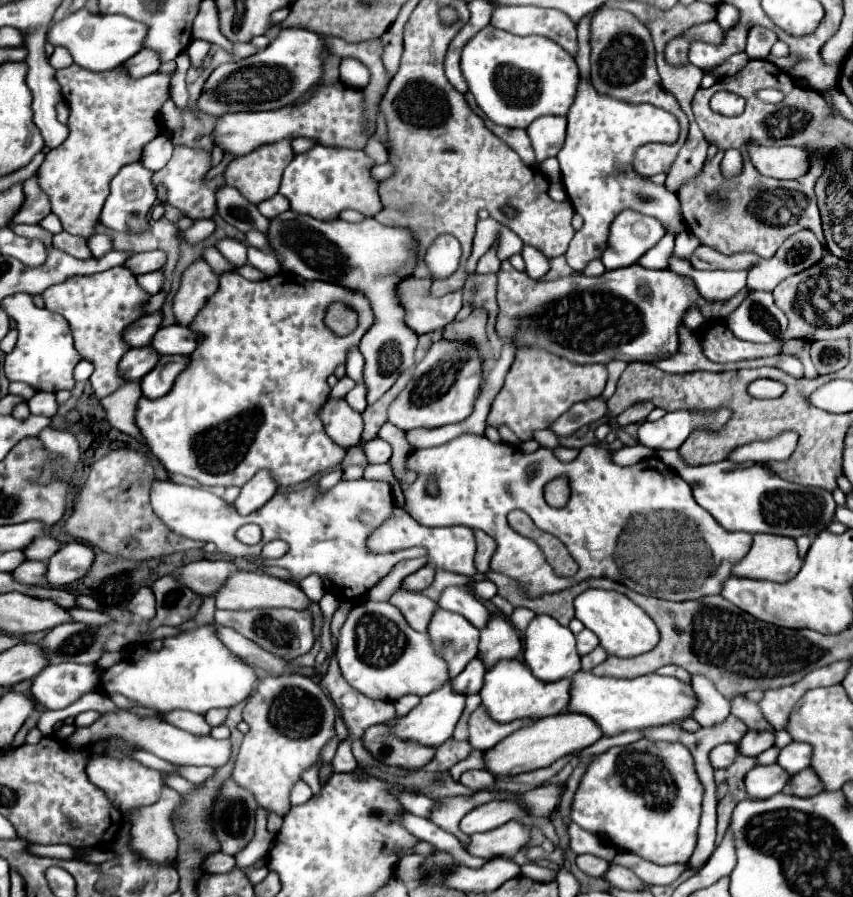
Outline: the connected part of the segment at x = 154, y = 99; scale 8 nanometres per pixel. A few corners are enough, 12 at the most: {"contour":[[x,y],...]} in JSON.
{"contour":[[56,70],[70,136],[38,174],[68,234],[160,134],[172,74]]}

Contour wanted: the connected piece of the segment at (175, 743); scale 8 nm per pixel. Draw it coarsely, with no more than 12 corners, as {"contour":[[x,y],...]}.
{"contour":[[104,712],[68,742],[122,738],[170,764],[218,768],[230,740],[192,734],[158,716]]}

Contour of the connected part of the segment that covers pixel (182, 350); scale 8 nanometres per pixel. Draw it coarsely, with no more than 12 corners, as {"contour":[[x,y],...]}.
{"contour":[[190,326],[160,328],[152,346],[160,356],[186,354],[202,336]]}

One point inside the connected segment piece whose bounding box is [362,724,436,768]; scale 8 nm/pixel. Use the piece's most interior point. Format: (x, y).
(378, 739)

